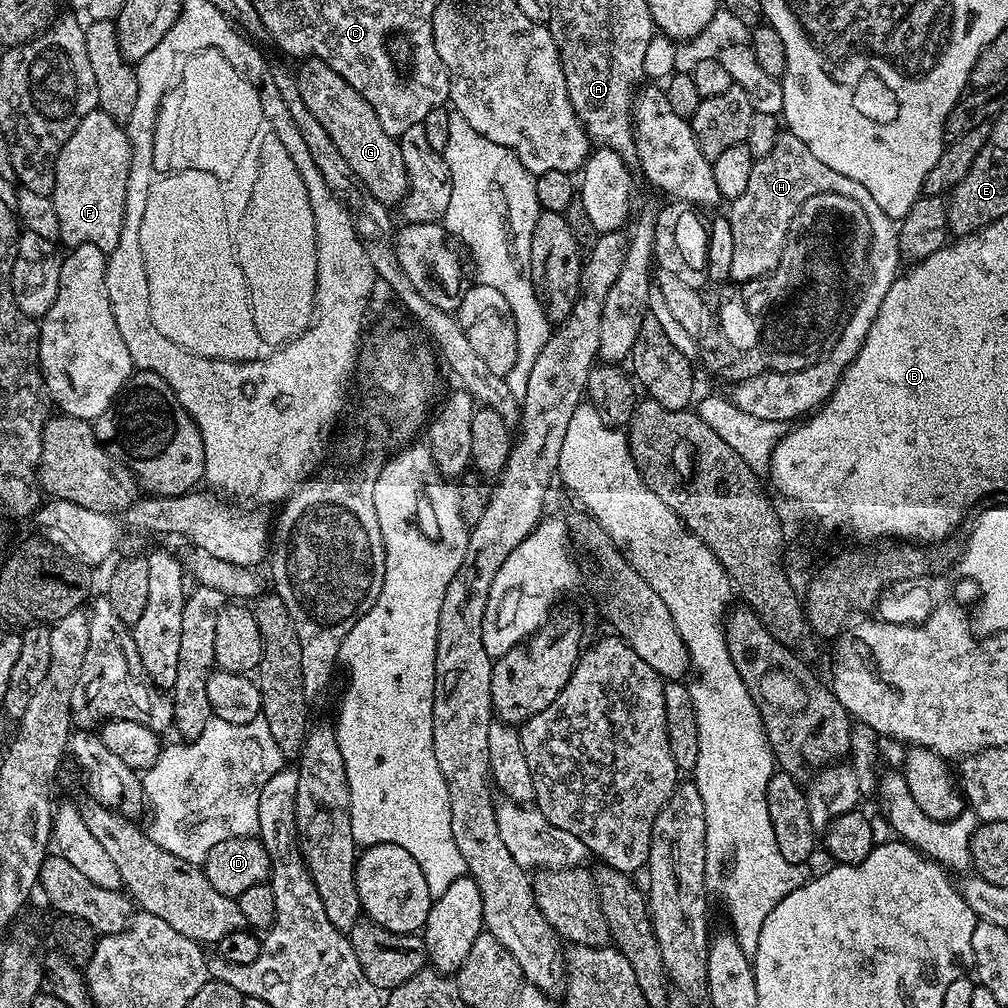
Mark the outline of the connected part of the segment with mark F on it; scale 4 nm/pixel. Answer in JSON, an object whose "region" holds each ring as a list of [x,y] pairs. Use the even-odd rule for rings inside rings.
{"region":[[[99,110],[86,114],[86,118],[82,118],[78,122],[78,126],[73,128],[70,138],[64,142],[62,150],[56,155],[56,169],[54,170],[54,190],[50,197],[50,207],[54,210],[54,214],[58,214],[58,226],[60,227],[60,240],[68,243],[68,246],[78,244],[97,244],[100,249],[109,254],[114,252],[118,246],[118,238],[120,237],[120,228],[124,225],[124,192],[128,189],[128,167],[130,166],[130,158],[132,157],[132,148],[128,145],[128,134],[123,127],[118,126],[118,121],[112,116],[107,116],[105,112]]]}

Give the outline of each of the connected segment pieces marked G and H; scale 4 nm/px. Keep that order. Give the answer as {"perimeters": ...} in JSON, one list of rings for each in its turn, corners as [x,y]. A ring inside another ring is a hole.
{"perimeters":[[[[309,56],[299,61],[300,69],[294,72],[298,82],[298,90],[302,94],[302,102],[306,102],[306,110],[318,118],[318,123],[330,134],[330,142],[338,146],[342,158],[346,158],[346,166],[350,166],[353,177],[378,202],[396,206],[403,201],[408,192],[408,175],[406,165],[402,162],[402,150],[397,137],[390,135],[376,118],[376,111],[326,62],[317,56]]],[[[781,131],[776,137],[774,150],[768,156],[753,161],[746,189],[736,200],[731,201],[727,217],[731,226],[733,253],[730,270],[738,278],[748,278],[770,268],[780,252],[780,237],[789,230],[793,209],[805,197],[818,190],[839,190],[849,193],[866,206],[866,216],[872,219],[873,232],[876,232],[876,248],[898,248],[898,224],[882,210],[882,206],[872,203],[866,186],[856,184],[852,177],[838,174],[831,163],[814,154],[815,149],[792,132]]]]}

